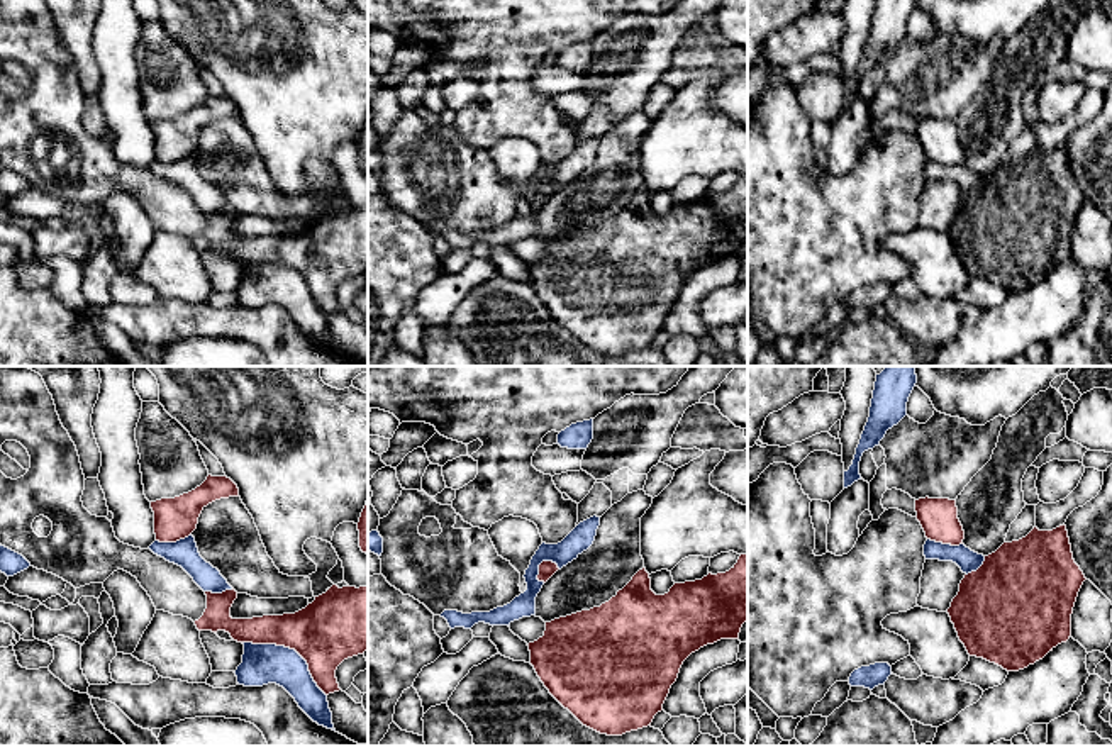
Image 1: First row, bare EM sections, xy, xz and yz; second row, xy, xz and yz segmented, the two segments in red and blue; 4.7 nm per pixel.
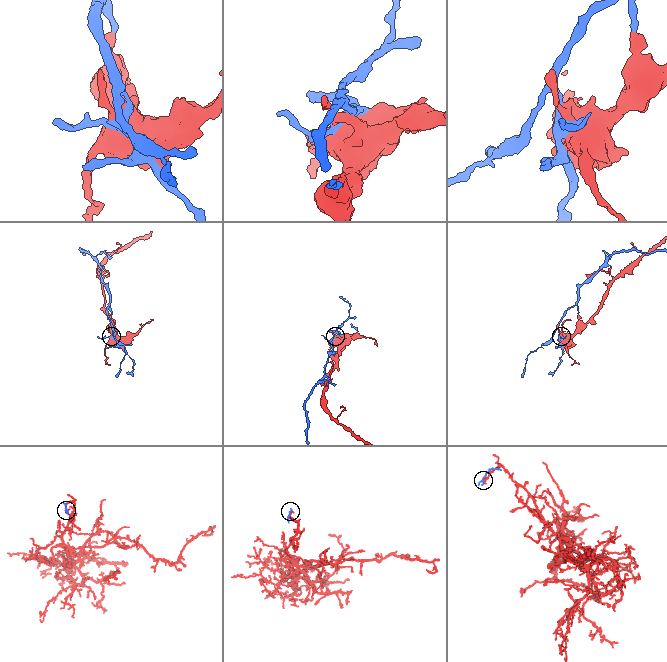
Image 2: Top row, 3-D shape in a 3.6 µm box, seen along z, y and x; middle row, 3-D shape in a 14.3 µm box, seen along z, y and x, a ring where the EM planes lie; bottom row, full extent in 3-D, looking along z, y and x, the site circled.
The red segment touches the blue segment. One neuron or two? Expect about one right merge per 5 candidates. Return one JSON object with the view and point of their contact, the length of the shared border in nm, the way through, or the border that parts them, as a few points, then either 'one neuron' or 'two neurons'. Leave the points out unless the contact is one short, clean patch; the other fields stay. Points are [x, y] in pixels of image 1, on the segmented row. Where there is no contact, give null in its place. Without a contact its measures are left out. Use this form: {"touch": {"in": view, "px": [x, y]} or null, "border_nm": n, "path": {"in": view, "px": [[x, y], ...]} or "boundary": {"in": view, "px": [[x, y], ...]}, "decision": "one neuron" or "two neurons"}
{"touch": {"in": "xy", "px": [292, 648]}, "border_nm": 480, "decision": "two neurons"}

